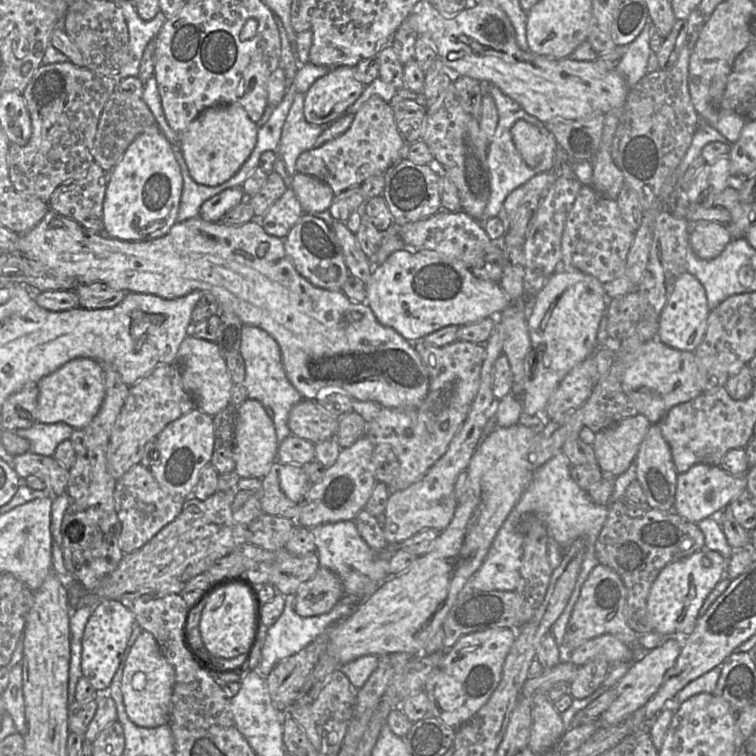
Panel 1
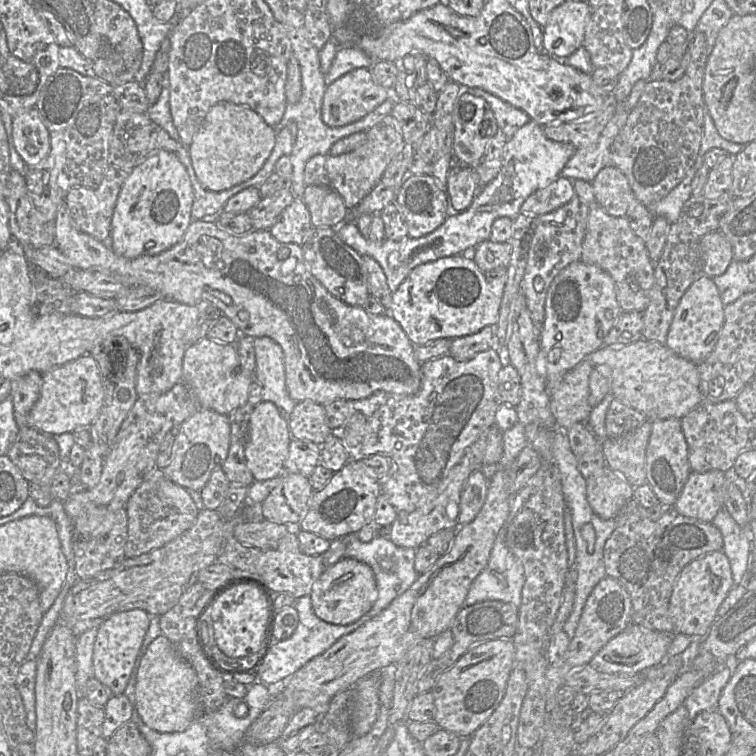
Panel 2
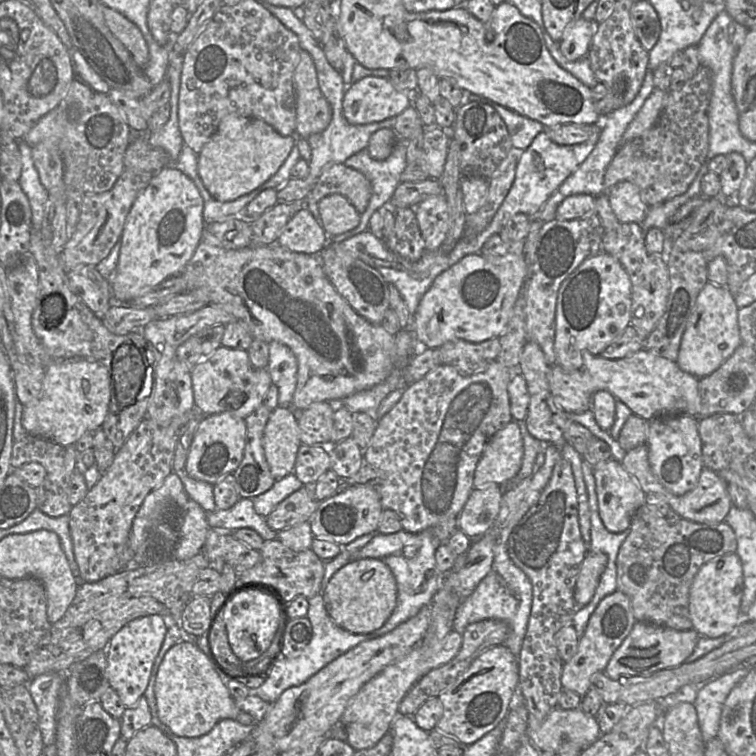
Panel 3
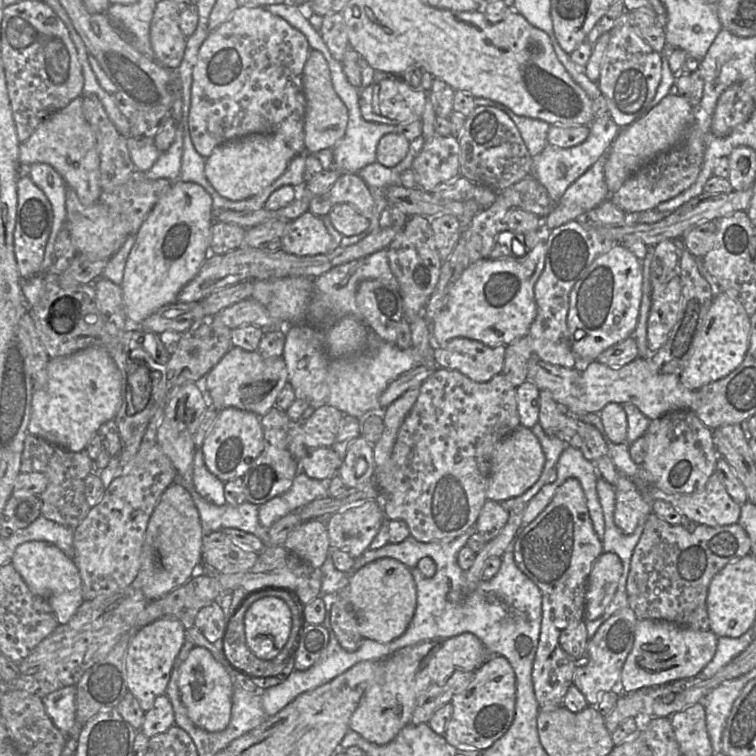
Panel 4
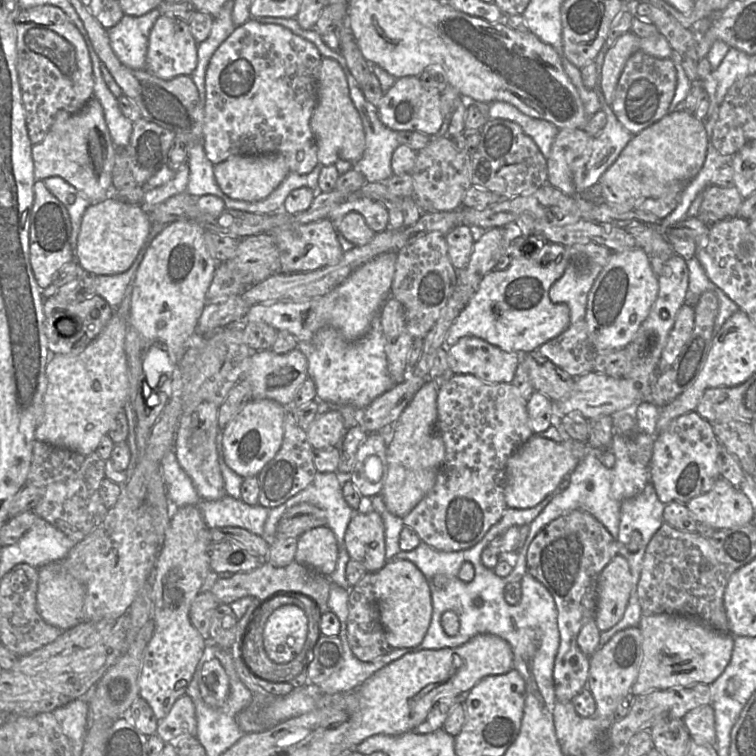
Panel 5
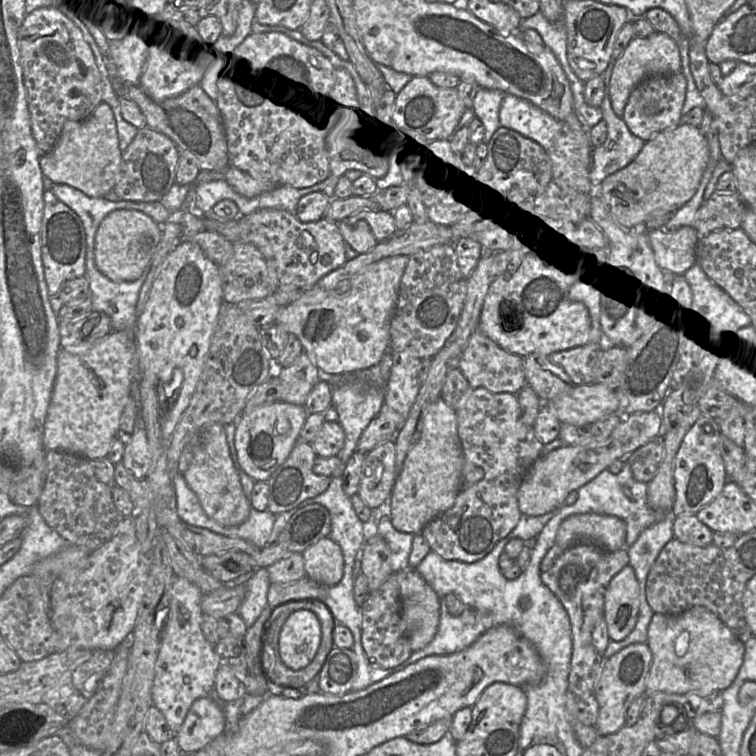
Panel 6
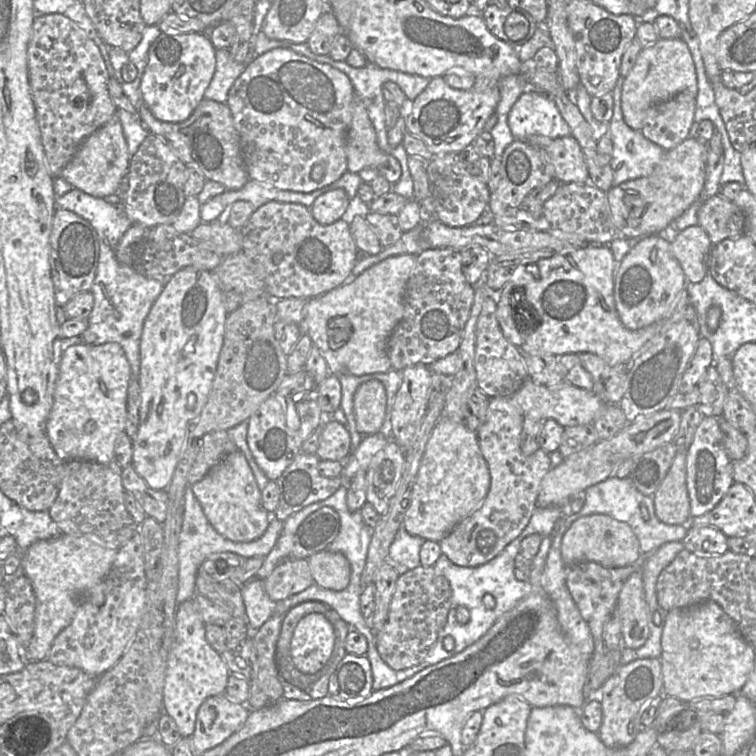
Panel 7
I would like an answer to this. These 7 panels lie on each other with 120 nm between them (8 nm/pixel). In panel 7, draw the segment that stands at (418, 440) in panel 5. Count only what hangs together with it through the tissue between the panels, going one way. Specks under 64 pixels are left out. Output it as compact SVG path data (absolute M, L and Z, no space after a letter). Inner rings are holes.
M442 414L429 436L413 485L410 505L404 515L403 528L414 536L440 542L458 523L481 506L487 496L490 484L489 467L480 450L475 432L465 424L454 422Z

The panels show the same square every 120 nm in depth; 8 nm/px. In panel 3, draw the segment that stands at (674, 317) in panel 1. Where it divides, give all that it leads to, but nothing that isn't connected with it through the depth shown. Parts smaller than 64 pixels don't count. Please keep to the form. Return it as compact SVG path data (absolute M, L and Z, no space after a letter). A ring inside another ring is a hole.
M708 281L697 297L682 336L676 362L682 371L701 379L715 372L731 357L741 344L738 311L728 288Z

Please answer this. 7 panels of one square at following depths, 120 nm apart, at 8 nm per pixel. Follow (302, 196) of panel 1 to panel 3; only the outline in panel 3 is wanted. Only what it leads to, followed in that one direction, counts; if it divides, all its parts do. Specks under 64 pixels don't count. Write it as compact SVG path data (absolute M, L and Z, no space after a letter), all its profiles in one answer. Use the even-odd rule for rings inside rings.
M330 194L318 202L321 225L327 234L340 235L355 229L361 214L350 201L341 194Z

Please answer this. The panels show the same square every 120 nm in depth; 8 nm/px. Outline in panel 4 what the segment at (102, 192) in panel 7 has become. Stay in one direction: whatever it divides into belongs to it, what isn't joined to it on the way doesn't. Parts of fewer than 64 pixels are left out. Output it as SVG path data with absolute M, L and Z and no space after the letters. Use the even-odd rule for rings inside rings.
M82 97L74 99L63 109L43 120L32 135L19 145L20 163L30 166L44 163L52 166L72 188L79 201L89 206L98 202L102 193L99 184L100 158L97 152L96 136L82 112Z

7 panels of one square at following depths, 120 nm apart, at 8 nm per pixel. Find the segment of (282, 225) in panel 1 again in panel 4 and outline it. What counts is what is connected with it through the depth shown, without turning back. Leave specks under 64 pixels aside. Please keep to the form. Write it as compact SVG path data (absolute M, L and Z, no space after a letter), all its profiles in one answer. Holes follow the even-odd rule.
M310 211L288 224L282 240L282 249L296 256L325 254L336 247L321 218Z

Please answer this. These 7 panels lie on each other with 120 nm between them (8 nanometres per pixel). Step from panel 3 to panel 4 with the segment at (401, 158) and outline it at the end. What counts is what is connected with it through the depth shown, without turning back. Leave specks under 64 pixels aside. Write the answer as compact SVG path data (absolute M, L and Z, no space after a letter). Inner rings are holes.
M421 136L410 142L409 150L405 158L394 167L385 167L378 162L374 162L363 167L359 174L368 186L373 198L373 215L369 219L369 227L363 233L365 237L369 234L377 233L380 229L379 218L385 209L389 209L386 191L390 186L399 185L400 173L410 169L413 160L424 146L427 138Z

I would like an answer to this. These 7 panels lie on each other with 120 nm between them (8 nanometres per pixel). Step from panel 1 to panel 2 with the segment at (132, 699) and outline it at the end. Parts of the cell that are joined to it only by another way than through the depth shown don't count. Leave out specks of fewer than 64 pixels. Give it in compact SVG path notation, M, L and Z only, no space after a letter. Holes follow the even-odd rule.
M166 637L155 638L141 658L137 657L130 677L133 680L133 709L147 727L161 733L181 732L197 719L197 675Z

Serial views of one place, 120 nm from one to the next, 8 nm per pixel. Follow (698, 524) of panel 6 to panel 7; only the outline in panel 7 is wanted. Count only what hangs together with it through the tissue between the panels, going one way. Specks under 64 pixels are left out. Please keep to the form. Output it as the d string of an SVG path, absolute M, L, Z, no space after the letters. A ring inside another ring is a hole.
M707 525L688 526L682 543L685 549L700 556L722 555L729 551L728 537Z

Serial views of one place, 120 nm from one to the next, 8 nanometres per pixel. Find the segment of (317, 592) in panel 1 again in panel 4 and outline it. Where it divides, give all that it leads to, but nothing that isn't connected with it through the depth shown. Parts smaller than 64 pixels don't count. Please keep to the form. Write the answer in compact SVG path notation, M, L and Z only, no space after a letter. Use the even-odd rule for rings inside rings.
M381 558L353 571L348 577L345 594L351 610L356 615L362 637L381 643L391 642L406 631L417 604L417 590L410 568L393 558Z

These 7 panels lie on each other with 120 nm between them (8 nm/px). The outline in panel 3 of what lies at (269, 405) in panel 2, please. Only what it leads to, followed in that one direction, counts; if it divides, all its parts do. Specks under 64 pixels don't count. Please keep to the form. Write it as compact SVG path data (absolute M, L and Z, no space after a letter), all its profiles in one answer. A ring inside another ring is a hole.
M277 406L272 410L263 434L265 456L276 480L294 472L297 452L301 444L298 420L289 409Z

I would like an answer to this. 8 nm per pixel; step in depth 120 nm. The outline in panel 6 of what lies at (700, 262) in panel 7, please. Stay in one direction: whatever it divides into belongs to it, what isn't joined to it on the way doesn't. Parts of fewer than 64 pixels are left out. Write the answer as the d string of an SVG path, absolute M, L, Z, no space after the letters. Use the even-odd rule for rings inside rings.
M684 226L672 232L660 229L646 230L653 252L665 271L674 276L684 276L696 262L700 240L697 229Z

